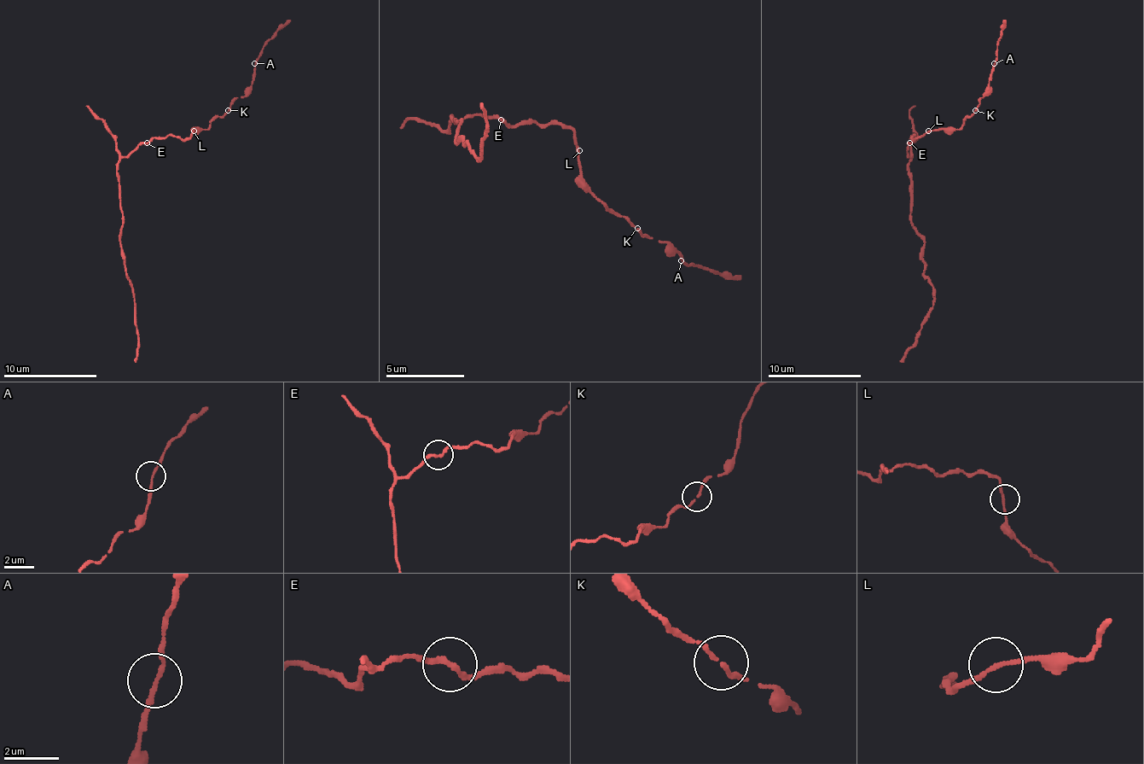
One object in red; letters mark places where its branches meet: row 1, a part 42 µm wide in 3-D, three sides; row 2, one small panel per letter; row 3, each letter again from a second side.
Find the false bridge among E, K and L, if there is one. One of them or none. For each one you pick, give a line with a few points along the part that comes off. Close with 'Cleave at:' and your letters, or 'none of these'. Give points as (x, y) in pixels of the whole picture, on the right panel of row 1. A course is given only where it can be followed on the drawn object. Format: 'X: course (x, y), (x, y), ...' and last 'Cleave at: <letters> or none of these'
Cleave at: none of these

